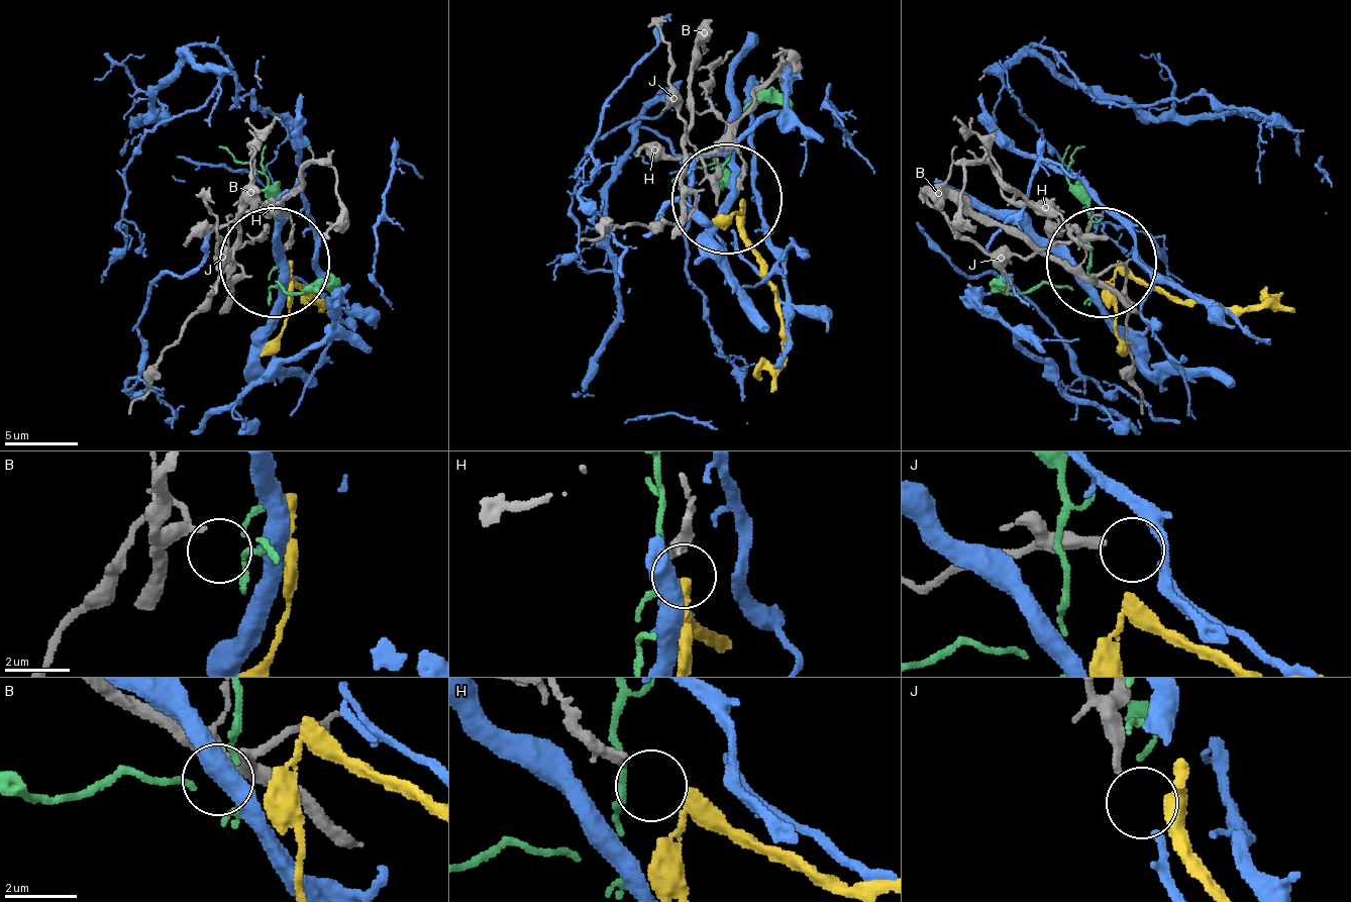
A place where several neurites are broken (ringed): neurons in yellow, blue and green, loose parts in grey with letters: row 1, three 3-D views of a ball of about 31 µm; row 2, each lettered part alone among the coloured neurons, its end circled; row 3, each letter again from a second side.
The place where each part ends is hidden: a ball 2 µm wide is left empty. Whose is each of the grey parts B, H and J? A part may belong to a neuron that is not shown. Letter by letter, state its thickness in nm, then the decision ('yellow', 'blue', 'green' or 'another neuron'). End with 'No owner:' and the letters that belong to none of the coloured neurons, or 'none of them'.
B: 240 nm thick; green
H: 320 nm thick; yellow
J: 260 nm thick; blue
No owner: none of them

